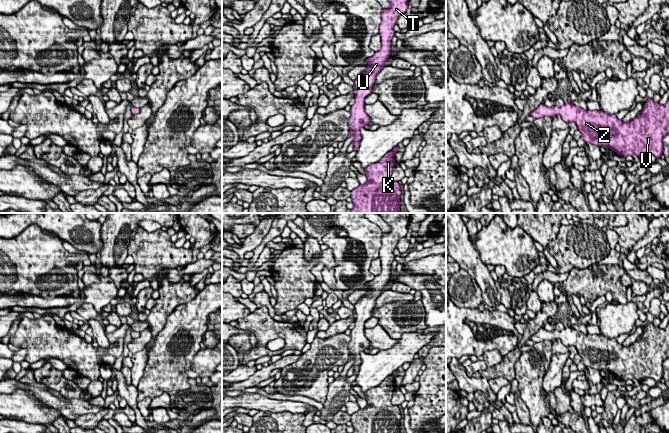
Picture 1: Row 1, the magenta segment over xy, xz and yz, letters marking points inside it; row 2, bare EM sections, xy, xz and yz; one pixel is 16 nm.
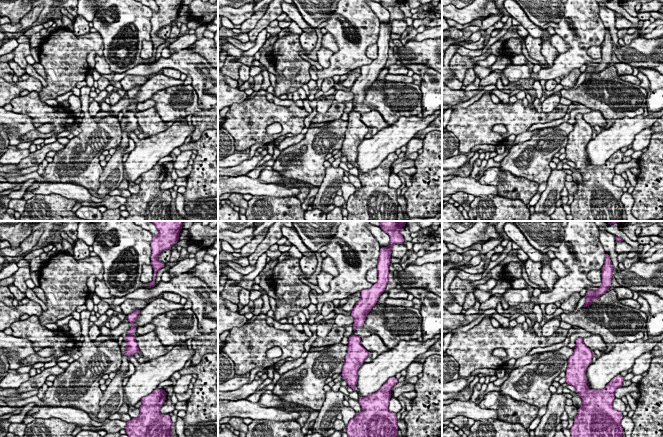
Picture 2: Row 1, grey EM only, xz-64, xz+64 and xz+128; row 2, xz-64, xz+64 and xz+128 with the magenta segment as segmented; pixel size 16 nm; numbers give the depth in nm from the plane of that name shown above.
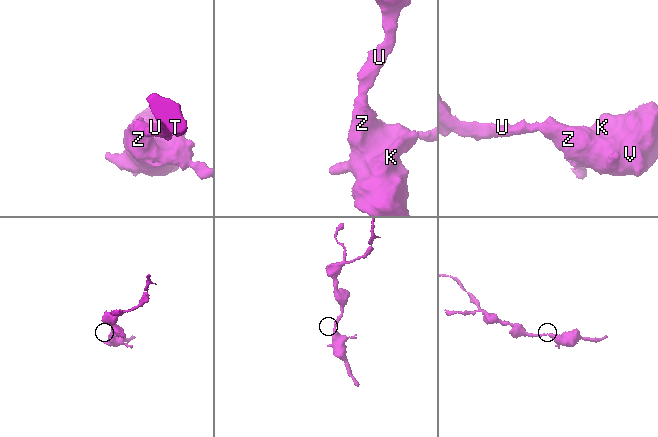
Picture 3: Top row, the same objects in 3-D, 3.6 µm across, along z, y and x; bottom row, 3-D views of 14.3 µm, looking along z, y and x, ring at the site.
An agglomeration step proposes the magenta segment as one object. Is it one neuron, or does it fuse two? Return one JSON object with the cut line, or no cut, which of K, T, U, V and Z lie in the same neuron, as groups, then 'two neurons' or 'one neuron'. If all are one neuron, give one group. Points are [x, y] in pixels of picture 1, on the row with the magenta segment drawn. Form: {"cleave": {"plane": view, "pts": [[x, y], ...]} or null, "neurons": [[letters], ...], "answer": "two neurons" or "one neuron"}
{"cleave": null, "neurons": [["K", "T", "U", "V", "Z"]], "answer": "one neuron"}

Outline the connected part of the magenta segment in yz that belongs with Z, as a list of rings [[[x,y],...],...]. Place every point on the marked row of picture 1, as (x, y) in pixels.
[[[648,99],[643,108],[642,114],[631,121],[623,122],[616,115],[609,115],[603,111],[585,111],[579,106],[567,100],[562,107],[547,107],[543,103],[530,113],[530,116],[542,118],[560,115],[565,122],[574,122],[581,132],[586,144],[607,146],[617,154],[627,157],[637,155],[642,157],[645,154],[652,154],[659,158],[663,154],[663,138],[669,134],[669,99],[665,105]]]

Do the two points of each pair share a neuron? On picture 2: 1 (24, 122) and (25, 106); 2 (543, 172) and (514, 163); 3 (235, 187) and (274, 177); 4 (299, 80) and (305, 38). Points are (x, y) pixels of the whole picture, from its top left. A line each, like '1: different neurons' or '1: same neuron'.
1: different neurons
2: same neuron
3: different neurons
4: different neurons

